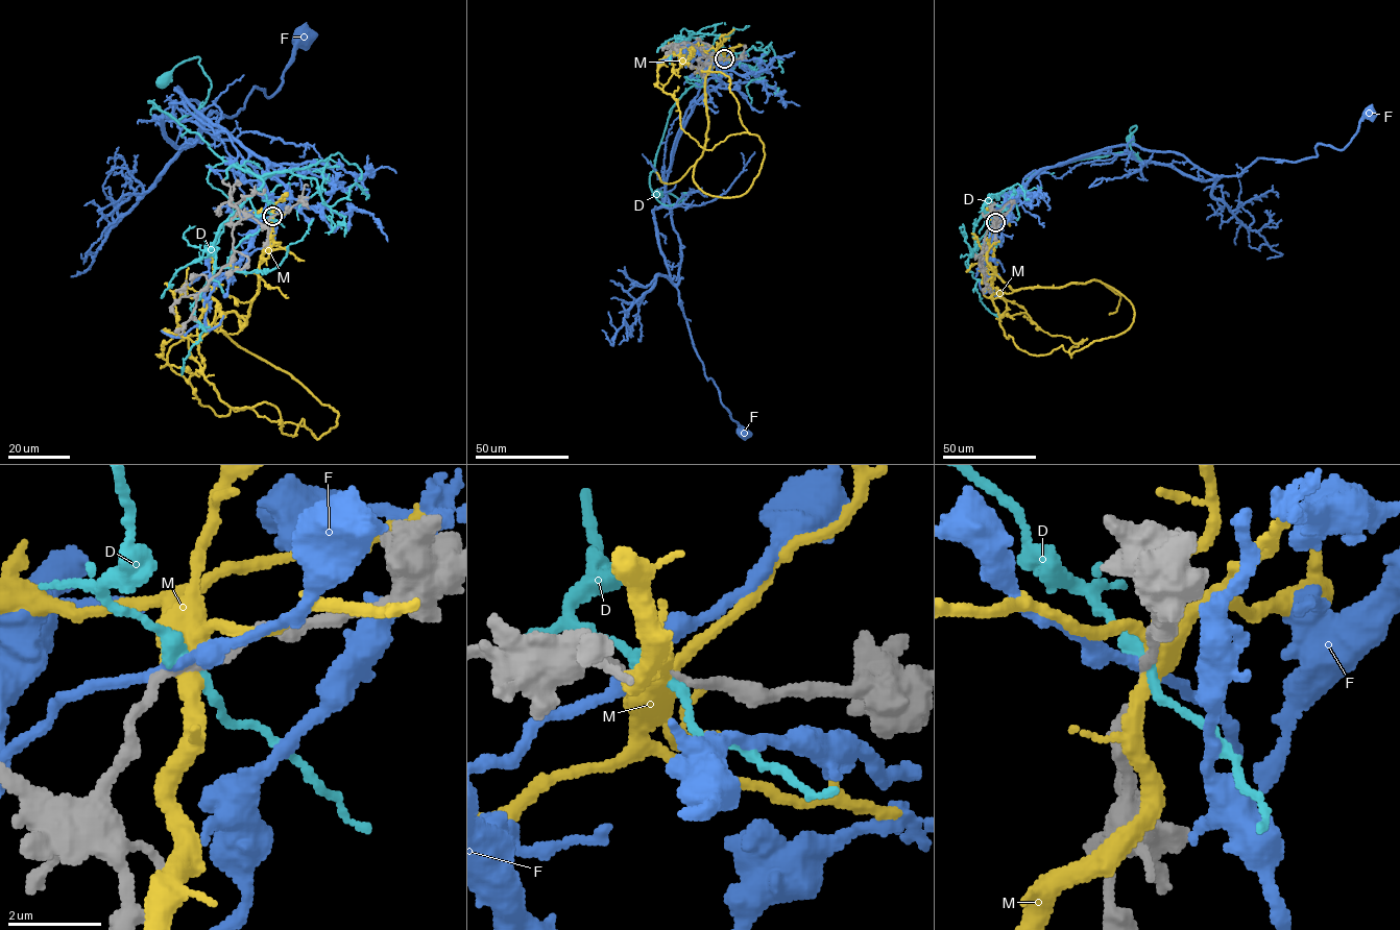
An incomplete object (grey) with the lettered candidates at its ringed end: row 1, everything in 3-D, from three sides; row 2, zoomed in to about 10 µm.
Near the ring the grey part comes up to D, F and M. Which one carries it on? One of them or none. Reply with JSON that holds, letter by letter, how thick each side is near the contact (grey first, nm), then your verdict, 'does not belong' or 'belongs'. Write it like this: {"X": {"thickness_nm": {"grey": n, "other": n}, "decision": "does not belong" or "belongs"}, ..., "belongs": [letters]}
{"D": {"thickness_nm": {"grey": 180, "other": 280}, "decision": "belongs"}, "F": {"thickness_nm": {"grey": 190, "other": 240}, "decision": "does not belong"}, "M": {"thickness_nm": {"grey": 180, "other": 440}, "decision": "does not belong"}, "belongs": ["D"]}

